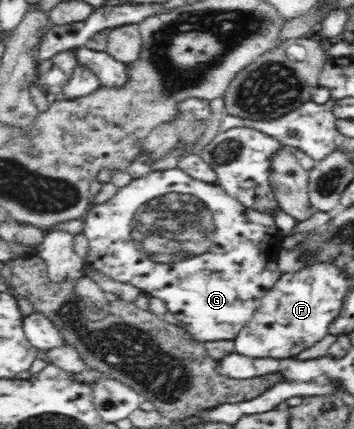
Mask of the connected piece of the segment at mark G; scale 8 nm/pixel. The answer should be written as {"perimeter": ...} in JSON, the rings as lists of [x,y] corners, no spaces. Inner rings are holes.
{"perimeter":[[[178,167],[165,171],[152,171],[146,176],[132,179],[128,185],[120,187],[116,194],[106,202],[92,205],[84,217],[82,233],[88,240],[88,252],[84,258],[84,271],[87,268],[93,268],[109,276],[112,280],[130,284],[144,293],[149,293],[151,296],[164,300],[167,310],[174,314],[179,326],[183,325],[183,330],[197,341],[205,343],[213,340],[234,340],[235,336],[238,336],[238,333],[248,324],[248,321],[252,320],[254,311],[260,306],[261,296],[264,296],[264,293],[276,284],[283,273],[278,268],[277,256],[279,250],[283,248],[282,242],[285,236],[276,226],[273,216],[264,212],[257,212],[252,208],[246,208],[238,200],[230,200],[230,198],[232,197],[217,182],[214,182],[214,184],[202,182],[192,178]]]}

